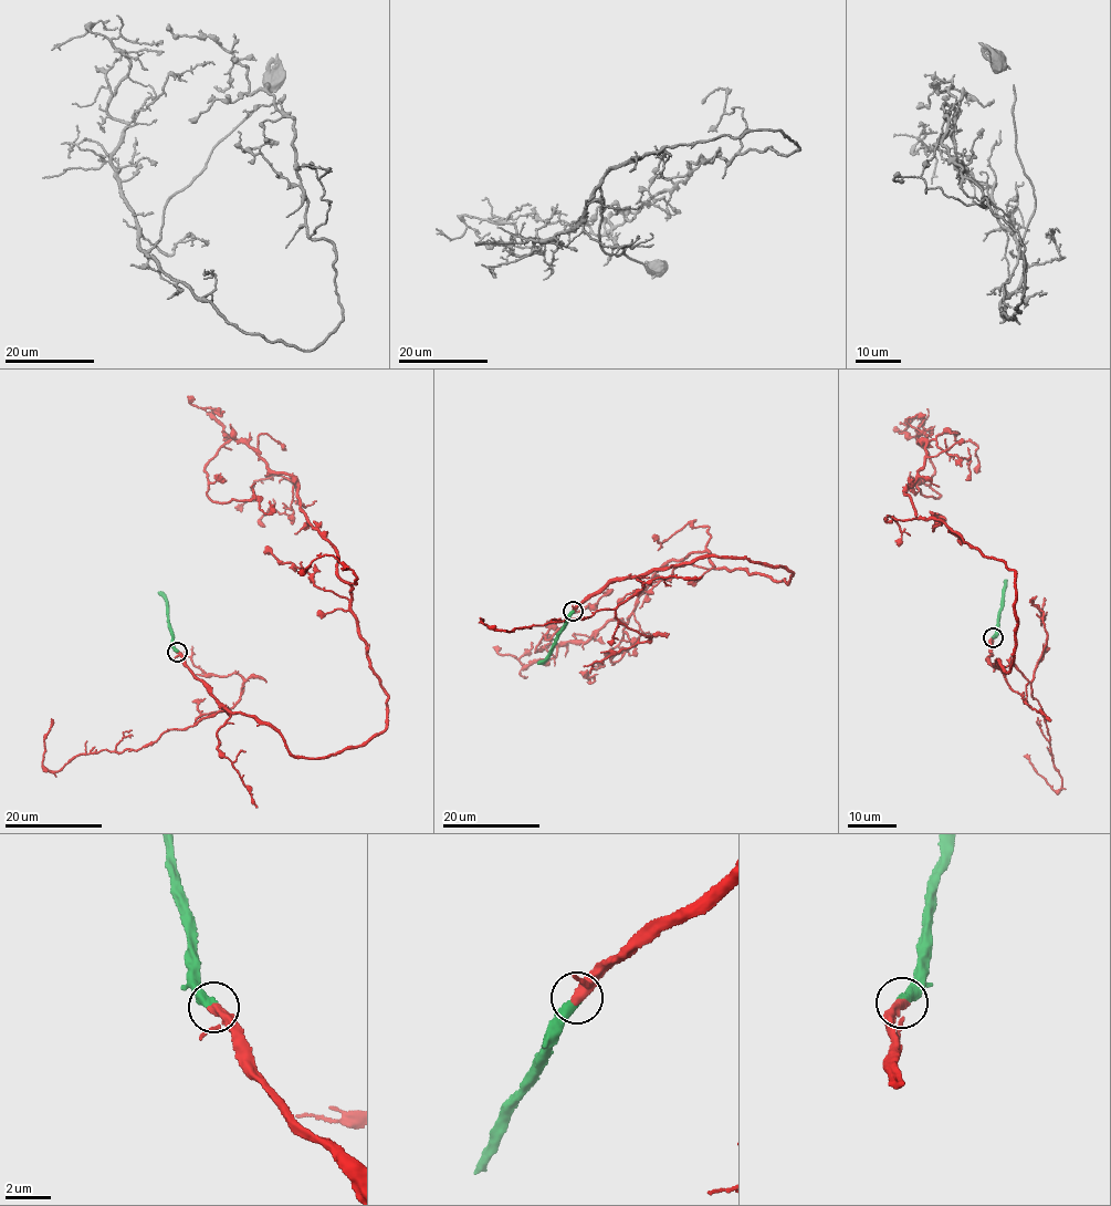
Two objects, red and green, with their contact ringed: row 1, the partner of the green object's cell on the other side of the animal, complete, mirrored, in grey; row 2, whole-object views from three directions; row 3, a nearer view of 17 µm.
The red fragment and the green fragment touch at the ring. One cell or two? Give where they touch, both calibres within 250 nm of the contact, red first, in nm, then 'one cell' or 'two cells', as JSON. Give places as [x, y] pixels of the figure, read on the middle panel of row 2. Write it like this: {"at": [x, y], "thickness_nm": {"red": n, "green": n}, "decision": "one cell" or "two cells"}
{"at": [573, 611], "thickness_nm": {"red": 320, "green": 440}, "decision": "one cell"}

